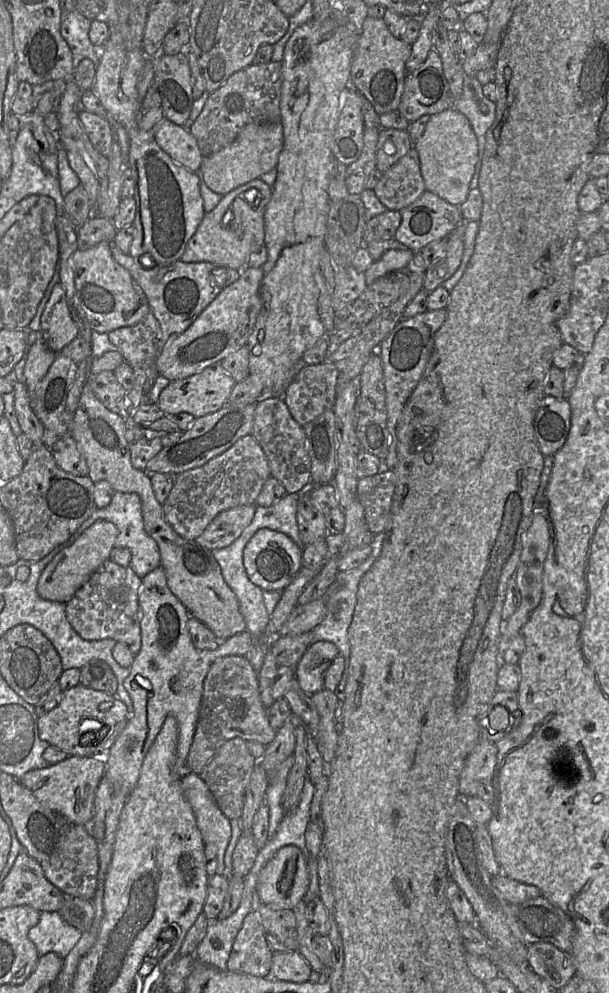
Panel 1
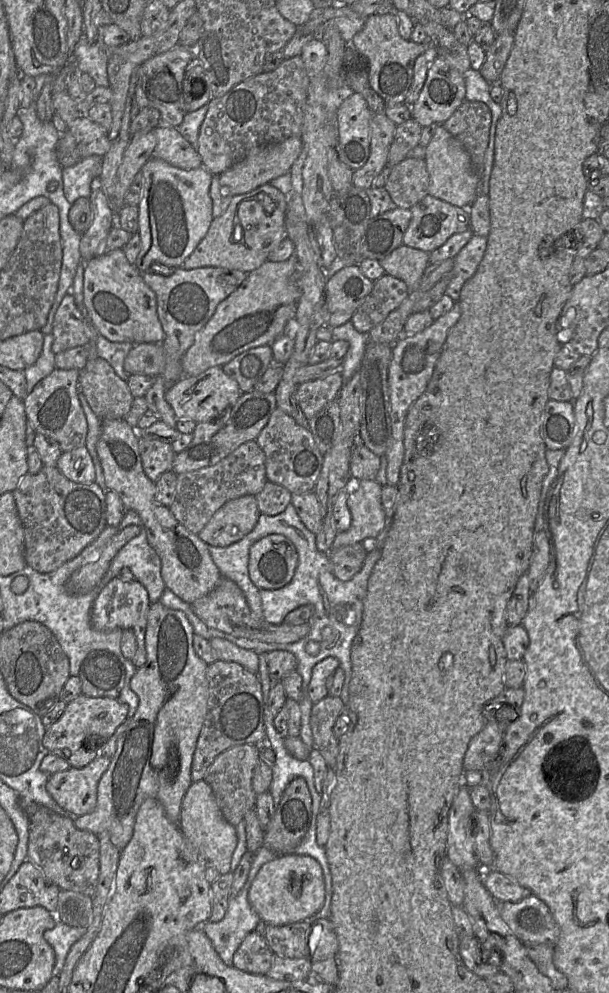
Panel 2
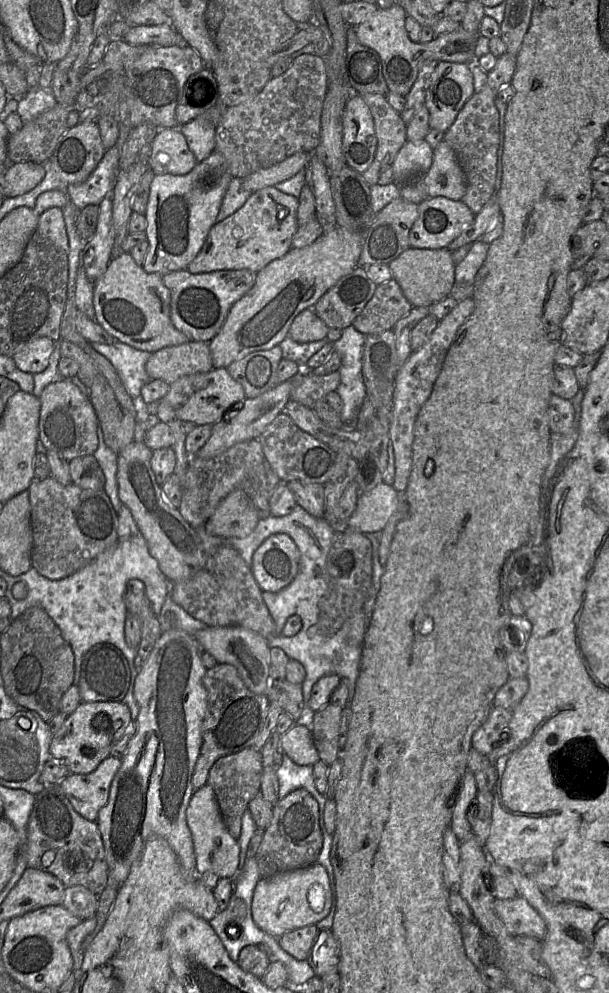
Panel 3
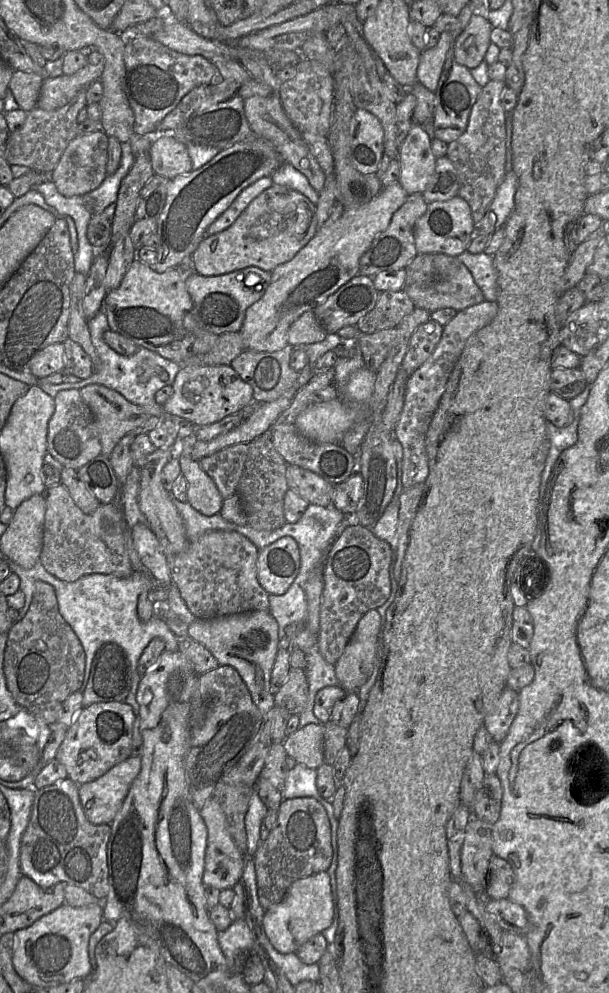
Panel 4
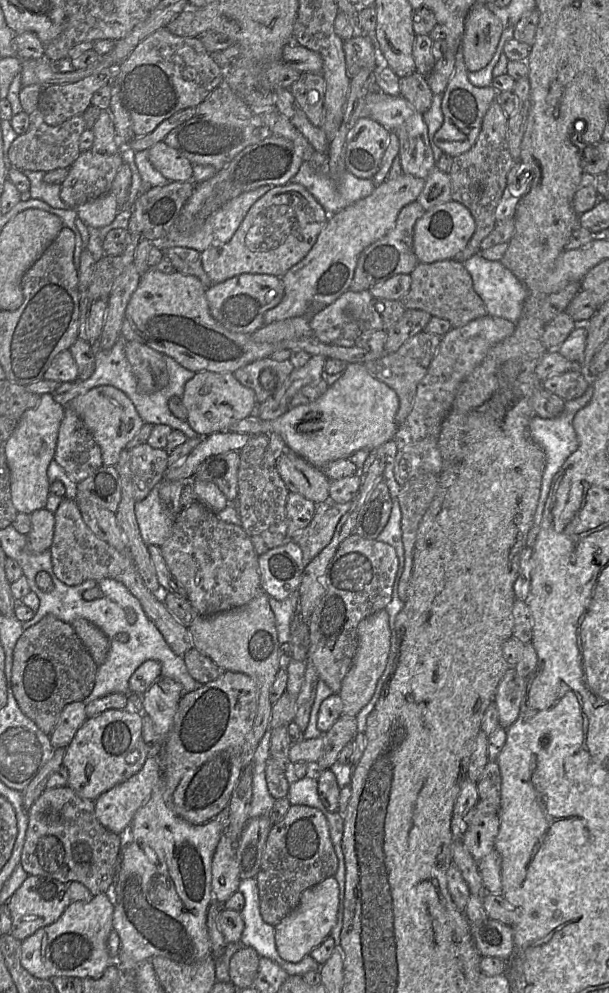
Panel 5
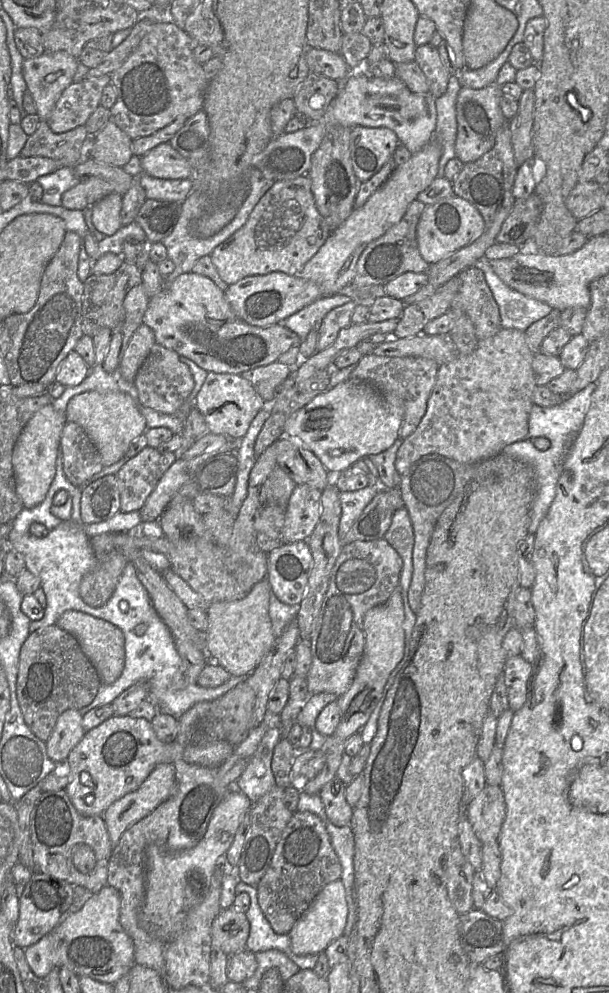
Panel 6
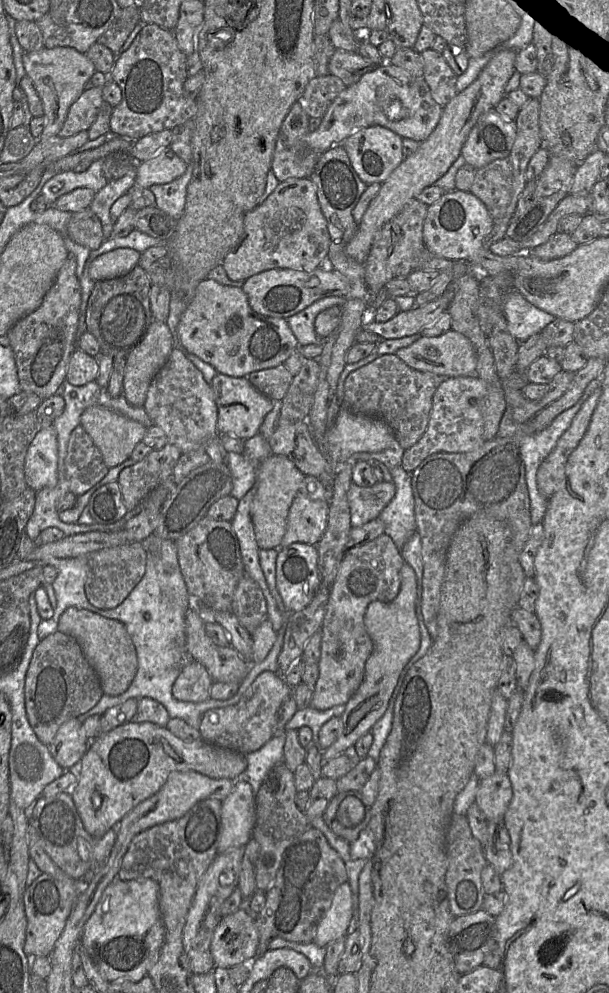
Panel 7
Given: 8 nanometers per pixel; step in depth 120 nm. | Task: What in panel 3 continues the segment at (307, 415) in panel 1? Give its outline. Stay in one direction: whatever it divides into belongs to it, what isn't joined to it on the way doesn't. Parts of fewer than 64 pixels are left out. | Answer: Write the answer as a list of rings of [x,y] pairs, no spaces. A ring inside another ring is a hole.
[[[302,370],[294,378],[290,397],[294,401],[313,409],[316,402],[332,391],[336,391],[340,383],[338,371],[326,375],[315,375]]]

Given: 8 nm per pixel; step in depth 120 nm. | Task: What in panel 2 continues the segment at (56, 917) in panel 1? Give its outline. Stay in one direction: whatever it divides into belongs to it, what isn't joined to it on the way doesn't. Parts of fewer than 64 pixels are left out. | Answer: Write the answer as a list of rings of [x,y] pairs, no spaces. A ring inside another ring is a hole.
[[[58,921],[56,925],[44,932],[44,939],[52,946],[55,952],[55,966],[53,975],[59,975],[66,957],[72,947],[87,932],[86,927],[72,927]]]

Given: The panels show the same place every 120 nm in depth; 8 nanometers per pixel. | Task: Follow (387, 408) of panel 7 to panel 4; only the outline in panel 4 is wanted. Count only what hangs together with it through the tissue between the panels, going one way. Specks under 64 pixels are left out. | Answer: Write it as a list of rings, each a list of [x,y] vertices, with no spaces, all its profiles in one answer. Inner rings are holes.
[[[431,318],[416,328],[400,365],[408,375],[417,370],[431,356],[441,339],[442,332],[443,326]]]

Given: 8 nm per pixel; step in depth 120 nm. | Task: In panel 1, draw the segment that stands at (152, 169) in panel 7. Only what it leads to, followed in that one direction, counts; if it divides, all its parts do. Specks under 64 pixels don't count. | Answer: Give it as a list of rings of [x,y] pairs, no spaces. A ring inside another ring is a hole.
[[[164,118],[157,128],[155,140],[173,161],[192,172],[200,170],[204,156],[188,128]]]

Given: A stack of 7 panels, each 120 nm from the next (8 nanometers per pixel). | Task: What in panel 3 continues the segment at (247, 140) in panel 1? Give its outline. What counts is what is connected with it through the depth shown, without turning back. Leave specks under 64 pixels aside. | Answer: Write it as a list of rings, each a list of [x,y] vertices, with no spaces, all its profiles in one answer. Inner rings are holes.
[[[297,152],[280,163],[260,169],[241,179],[241,186],[249,192],[255,192],[267,186],[285,181],[306,167],[313,152]]]

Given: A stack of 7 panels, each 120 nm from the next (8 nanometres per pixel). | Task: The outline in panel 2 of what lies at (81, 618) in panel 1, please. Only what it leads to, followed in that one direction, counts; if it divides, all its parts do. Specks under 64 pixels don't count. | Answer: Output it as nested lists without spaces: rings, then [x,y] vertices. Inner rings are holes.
[[[115,577],[100,588],[91,610],[91,625],[94,629],[102,632],[114,629],[130,629],[133,631],[137,649],[131,661],[137,668],[143,666],[146,662],[145,633],[149,606],[148,593],[141,583],[136,579],[123,582]]]

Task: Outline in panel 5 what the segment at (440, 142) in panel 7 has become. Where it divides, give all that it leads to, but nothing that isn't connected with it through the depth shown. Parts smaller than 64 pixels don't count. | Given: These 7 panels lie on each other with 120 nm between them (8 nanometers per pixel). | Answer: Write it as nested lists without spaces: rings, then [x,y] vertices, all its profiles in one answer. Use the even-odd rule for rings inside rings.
[[[402,173],[377,185],[366,198],[330,215],[309,253],[280,277],[284,284],[281,302],[264,314],[264,325],[303,316],[314,304],[330,304],[349,290],[360,253],[384,237],[395,225],[401,209],[417,200],[426,179]]]

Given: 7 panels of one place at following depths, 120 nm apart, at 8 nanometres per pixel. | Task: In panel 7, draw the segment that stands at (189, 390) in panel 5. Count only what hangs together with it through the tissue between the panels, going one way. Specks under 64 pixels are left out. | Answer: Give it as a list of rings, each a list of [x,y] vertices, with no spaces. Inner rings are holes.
[[[218,373],[210,386],[218,411],[217,429],[219,434],[232,435],[242,440],[257,435],[265,416],[273,408],[273,400],[257,390],[247,377],[231,377]]]

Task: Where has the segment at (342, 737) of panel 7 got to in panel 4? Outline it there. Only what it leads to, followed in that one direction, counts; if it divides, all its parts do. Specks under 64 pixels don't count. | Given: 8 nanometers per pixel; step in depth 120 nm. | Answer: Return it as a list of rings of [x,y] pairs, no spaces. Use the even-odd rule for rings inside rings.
[[[377,610],[364,614],[335,667],[335,674],[346,693],[358,693],[371,676],[378,657],[378,641],[382,630]]]

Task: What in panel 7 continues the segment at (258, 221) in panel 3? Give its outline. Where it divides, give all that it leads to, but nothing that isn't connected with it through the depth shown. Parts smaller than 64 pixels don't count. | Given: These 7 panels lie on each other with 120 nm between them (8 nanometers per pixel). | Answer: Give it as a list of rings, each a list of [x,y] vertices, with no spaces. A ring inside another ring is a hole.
[[[289,178],[280,182],[262,204],[246,214],[243,239],[225,256],[222,267],[232,281],[245,281],[270,269],[312,271],[325,265],[330,244],[315,184],[310,178]]]

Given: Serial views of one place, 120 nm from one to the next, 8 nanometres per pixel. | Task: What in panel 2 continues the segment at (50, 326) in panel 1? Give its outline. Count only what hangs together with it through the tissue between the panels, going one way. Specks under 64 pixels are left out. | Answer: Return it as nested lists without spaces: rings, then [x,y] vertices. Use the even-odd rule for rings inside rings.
[[[72,293],[64,296],[54,316],[52,324],[52,351],[59,354],[76,346],[86,346],[92,338],[100,335],[85,320],[76,305]]]

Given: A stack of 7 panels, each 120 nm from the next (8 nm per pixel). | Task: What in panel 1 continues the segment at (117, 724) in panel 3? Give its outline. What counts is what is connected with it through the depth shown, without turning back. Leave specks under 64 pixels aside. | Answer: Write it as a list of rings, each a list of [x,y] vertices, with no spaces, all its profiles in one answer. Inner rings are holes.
[[[78,684],[63,691],[57,706],[38,717],[39,737],[41,740],[48,742],[49,745],[66,752],[68,756],[91,757],[95,751],[92,743],[96,743],[94,739],[96,733],[102,729],[102,726],[110,730],[116,724],[125,720],[127,712],[126,705],[115,696]],[[86,719],[98,721],[101,728],[95,733],[81,733],[79,726]]]

